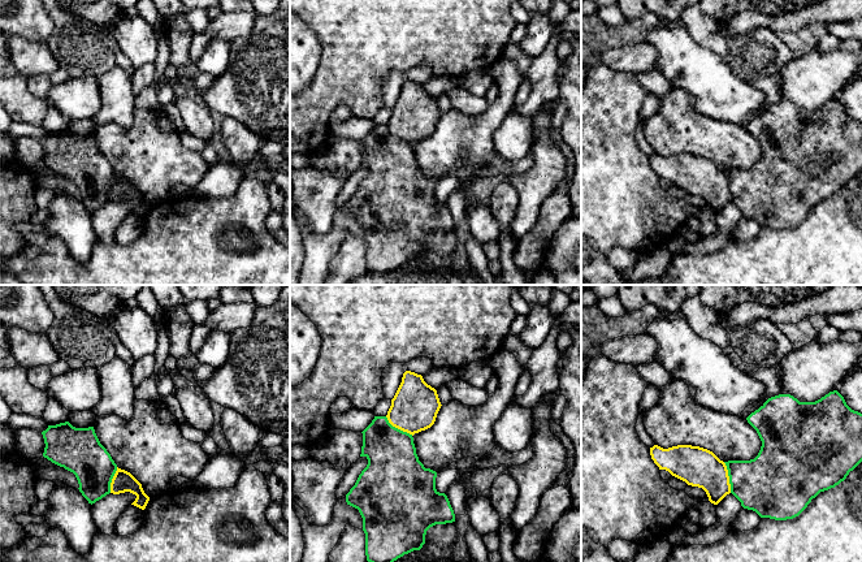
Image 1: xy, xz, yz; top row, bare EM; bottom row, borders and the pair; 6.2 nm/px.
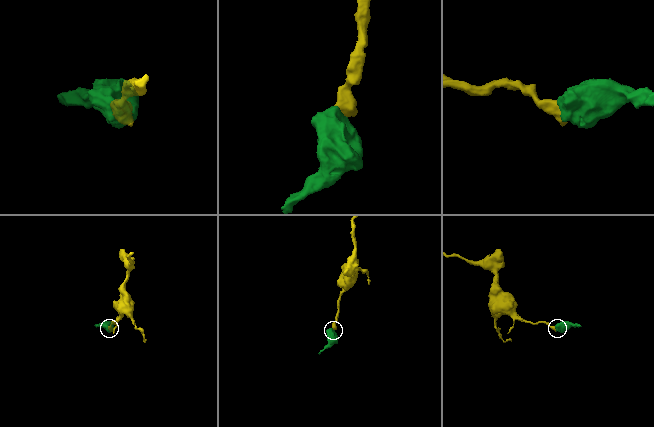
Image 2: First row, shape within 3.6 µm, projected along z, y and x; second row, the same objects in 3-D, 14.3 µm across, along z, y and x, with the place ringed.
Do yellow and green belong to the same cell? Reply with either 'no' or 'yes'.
no

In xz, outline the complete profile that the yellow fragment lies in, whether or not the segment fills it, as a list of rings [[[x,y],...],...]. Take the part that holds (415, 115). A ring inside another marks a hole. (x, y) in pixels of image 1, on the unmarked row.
[[[406,79],[386,126],[393,135],[413,144],[434,133],[441,114],[437,99],[421,83]]]

